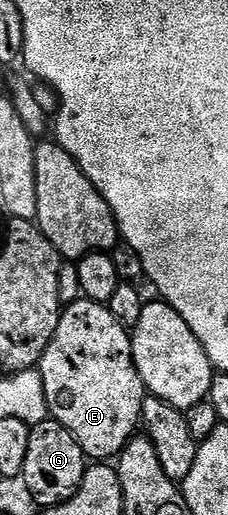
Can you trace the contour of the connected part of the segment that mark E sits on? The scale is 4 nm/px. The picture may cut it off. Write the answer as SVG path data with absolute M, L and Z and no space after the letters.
M80 297L75 303L66 304L62 308L59 316L57 333L53 337L53 341L49 341L45 353L39 361L37 370L41 373L41 381L45 381L45 401L49 401L49 409L51 410L50 418L56 419L61 425L65 425L65 429L69 429L69 433L73 433L73 437L81 445L83 454L87 456L88 460L111 461L120 455L125 449L127 442L132 439L136 434L137 428L140 426L143 417L145 388L141 377L137 373L137 365L133 361L133 349L131 348L131 336L128 328L123 327L121 321L117 321L117 317L113 317L113 313L108 309L106 303L98 303L92 299Z

